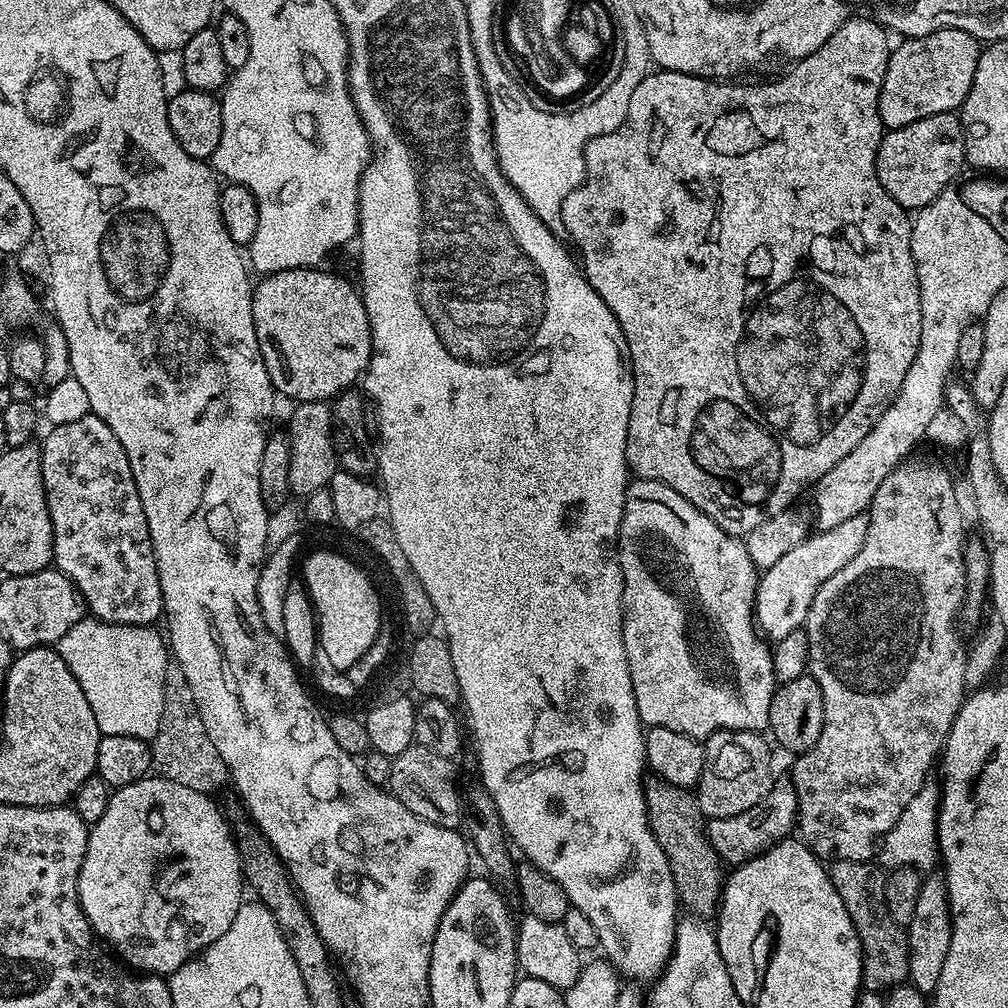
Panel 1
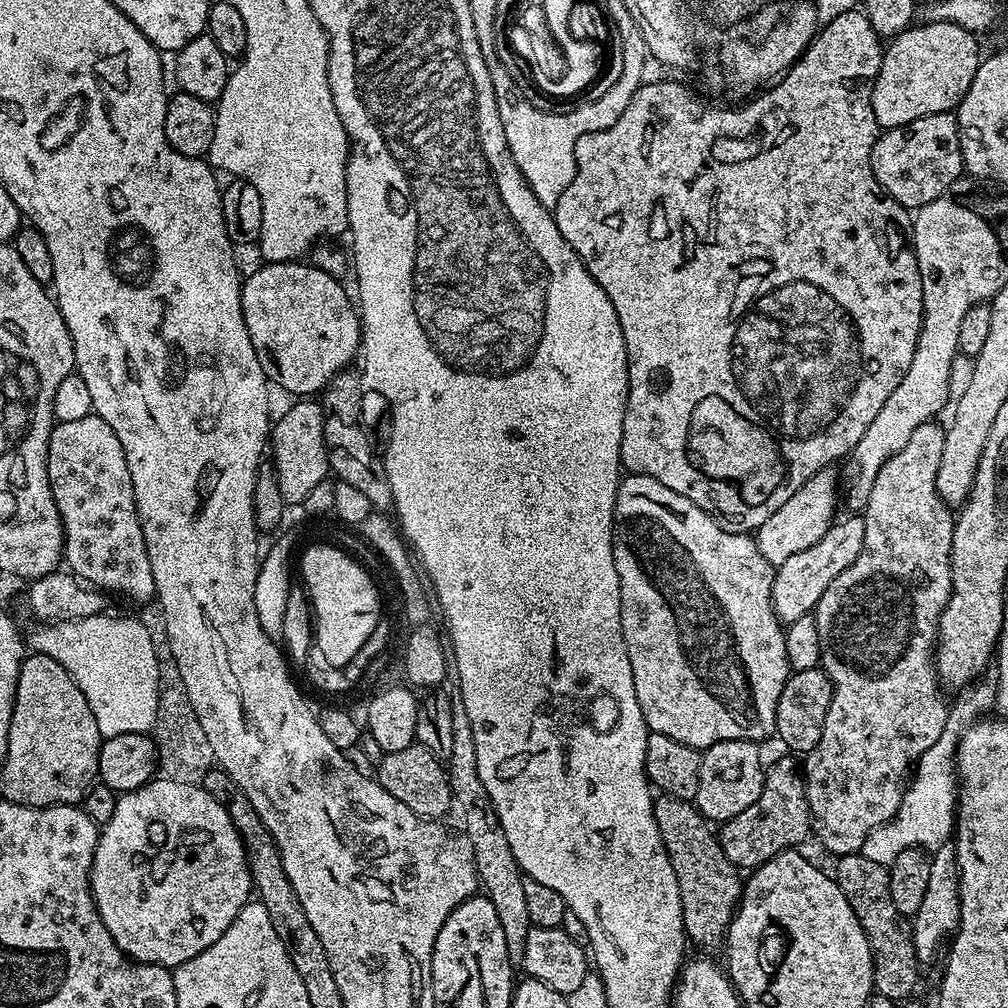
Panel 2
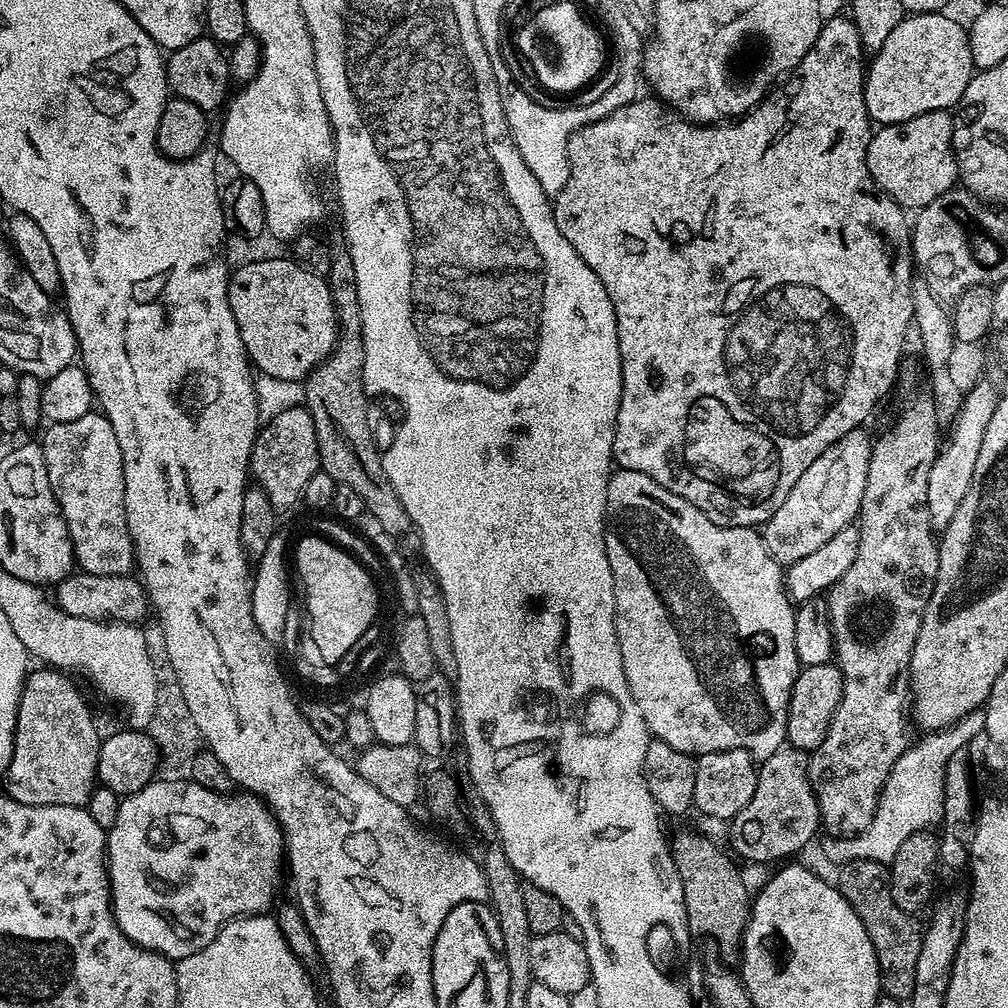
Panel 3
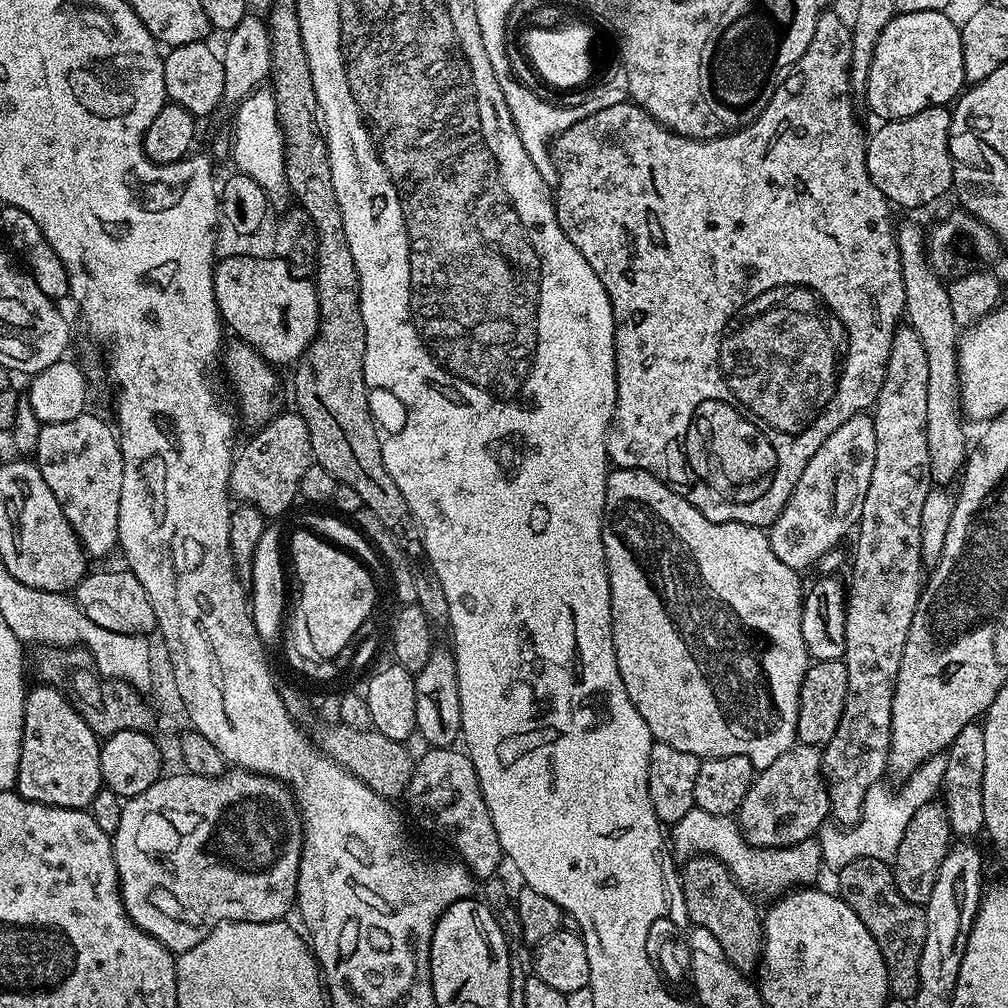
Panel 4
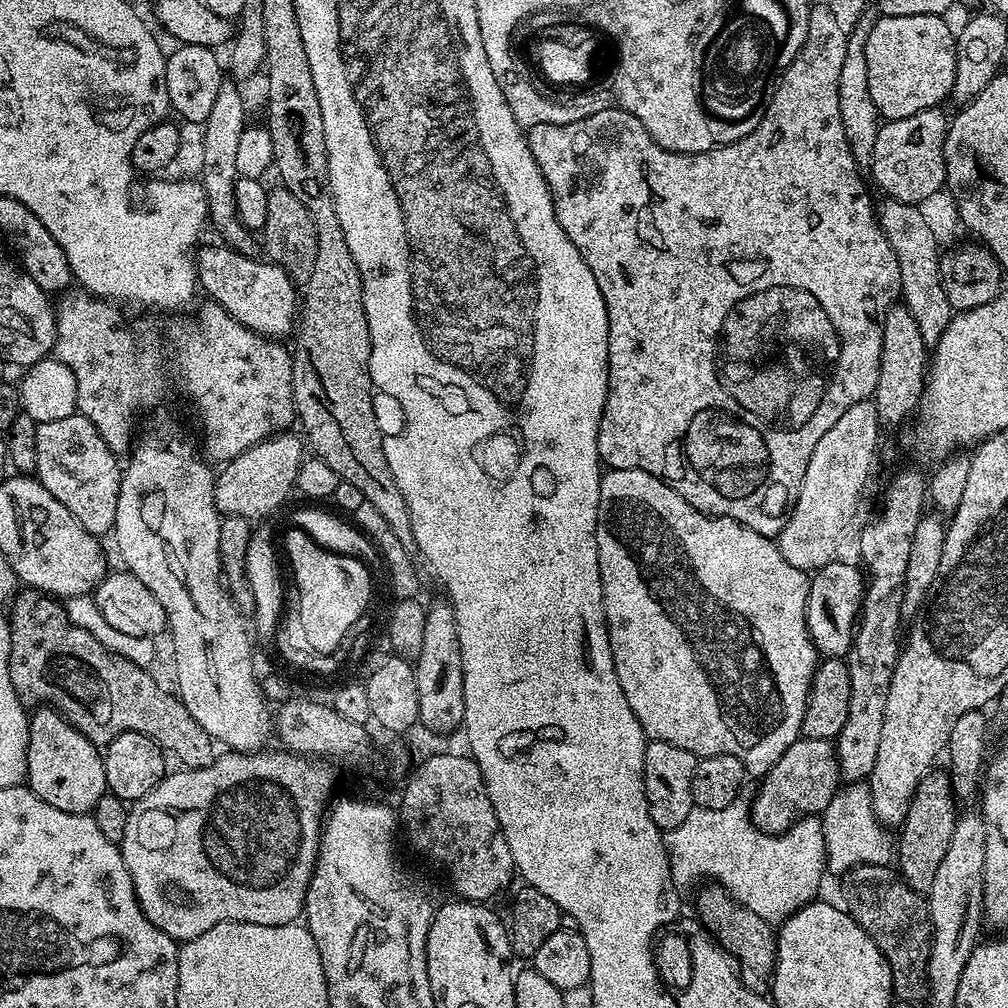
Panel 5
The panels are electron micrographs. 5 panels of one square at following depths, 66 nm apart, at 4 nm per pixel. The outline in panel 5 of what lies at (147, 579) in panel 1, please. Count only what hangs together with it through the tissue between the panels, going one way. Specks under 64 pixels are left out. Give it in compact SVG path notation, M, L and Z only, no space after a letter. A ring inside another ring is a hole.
M82 415L62 418L59 422L42 422L36 426L36 459L35 479L39 480L91 536L104 538L116 527L118 514L118 494L122 464L117 453L106 446L102 434Z

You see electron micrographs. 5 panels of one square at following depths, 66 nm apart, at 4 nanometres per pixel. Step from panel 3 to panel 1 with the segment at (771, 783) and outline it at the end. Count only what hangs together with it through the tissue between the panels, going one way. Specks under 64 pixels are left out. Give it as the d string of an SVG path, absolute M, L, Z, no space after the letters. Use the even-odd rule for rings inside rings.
M773 783L759 804L750 806L750 810L742 810L742 814L734 814L721 820L709 819L706 824L710 846L720 855L725 865L745 864L750 858L762 854L770 846L780 840L787 840L797 827L796 790L791 783Z

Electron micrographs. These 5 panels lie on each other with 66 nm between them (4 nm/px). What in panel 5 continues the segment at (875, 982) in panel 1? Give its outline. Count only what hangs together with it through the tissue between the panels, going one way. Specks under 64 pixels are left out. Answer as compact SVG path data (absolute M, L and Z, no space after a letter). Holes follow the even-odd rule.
M863 864L857 868L851 868L845 872L839 881L840 892L844 895L842 901L843 907L870 934L874 946L886 958L890 966L890 978L892 979L892 990L897 1000L910 1000L920 1002L928 994L928 959L930 958L930 946L932 945L932 923L928 913L927 899L921 893L912 889L912 887L903 880L895 871L891 872L888 864Z

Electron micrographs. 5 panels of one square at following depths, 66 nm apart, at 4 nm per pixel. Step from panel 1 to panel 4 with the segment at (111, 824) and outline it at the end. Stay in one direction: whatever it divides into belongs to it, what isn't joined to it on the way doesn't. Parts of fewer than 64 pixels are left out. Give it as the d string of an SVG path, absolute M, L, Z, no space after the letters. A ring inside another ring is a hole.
M184 770L184 771L183 771L183 772L182 772L182 773L181 773L181 774L180 774L180 775L179 775L179 776L167 776L167 775L165 775L165 774L164 774L164 775L161 775L161 777L160 777L160 779L158 779L158 780L156 780L156 781L155 781L155 782L154 782L154 786L150 786L150 790L146 790L146 791L145 791L145 792L143 792L143 793L142 793L142 794L138 794L138 795L137 795L137 796L134 796L134 797L131 797L131 799L129 799L129 800L128 800L128 801L127 801L127 803L125 803L125 806L124 806L124 809L123 809L123 810L122 810L122 822L121 822L121 823L120 823L120 825L118 825L118 830L117 830L117 831L116 831L116 832L114 832L114 833L111 833L111 838L112 838L112 849L113 849L113 850L114 850L114 862L115 862L115 863L116 863L116 865L117 865L117 866L118 866L118 878L119 878L119 879L120 879L120 893L121 893L121 894L122 894L122 898L123 898L123 899L124 899L124 905L125 905L125 906L126 906L126 914L127 914L127 915L128 915L128 917L129 917L129 918L131 918L131 920L132 920L132 921L134 921L134 922L135 922L135 924L137 924L137 926L138 926L138 927L139 927L139 928L140 928L140 929L142 929L142 930L143 930L143 932L145 932L145 933L146 933L146 934L150 934L150 935L151 935L151 936L152 936L152 937L154 937L154 939L155 939L155 940L157 940L157 941L158 941L158 942L162 942L162 943L163 943L163 944L164 944L164 945L166 945L166 946L167 946L167 948L169 948L169 950L170 950L170 951L172 951L172 953L174 953L174 954L179 954L179 953L182 953L182 952L185 952L185 951L186 951L186 950L190 950L190 949L191 949L191 948L193 948L193 947L194 947L194 946L198 946L198 942L202 942L202 938L206 938L206 934L210 934L210 930L214 930L214 926L218 926L218 925L219 925L219 924L220 924L220 923L221 923L221 922L223 922L223 921L224 921L224 920L237 920L237 921L238 921L238 922L274 922L274 921L275 921L275 920L283 920L283 919L285 919L285 917L287 917L287 916L288 916L288 915L289 915L289 914L288 914L288 913L287 913L287 912L288 912L288 911L290 911L290 910L291 910L291 911L293 911L293 908L294 908L294 905L295 905L295 902L296 902L296 887L297 887L297 886L298 886L298 866L299 866L299 865L300 865L300 851L301 851L301 850L302 850L302 846L303 846L303 845L304 845L304 828L303 828L303 827L302 827L302 826L301 826L301 825L300 825L300 809L299 809L299 808L297 808L297 807L296 807L296 801L295 801L295 799L294 799L294 797L293 797L293 795L292 795L292 793L291 793L291 791L289 791L289 789L288 789L288 788L287 788L287 787L285 787L285 785L283 785L283 784L281 784L281 783L280 783L280 781L278 781L278 780L274 780L274 779L272 779L272 777L271 777L271 776L257 776L257 775L256 775L256 773L255 773L255 772L245 772L245 771L243 771L243 770L225 770L225 771L223 771L223 772L221 772L221 773L220 773L220 775L219 775L219 776L213 776L213 777L211 777L211 778L209 778L209 777L207 777L207 776L195 776L195 775L194 775L194 774L193 774L193 773L192 773L192 772L190 772L190 771L187 771L187 770Z

